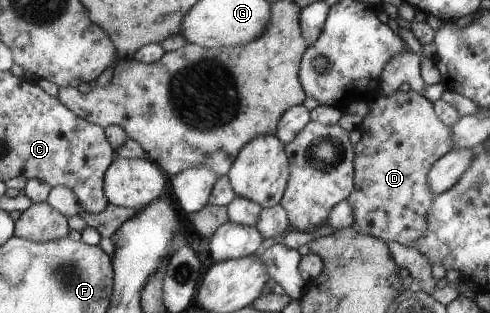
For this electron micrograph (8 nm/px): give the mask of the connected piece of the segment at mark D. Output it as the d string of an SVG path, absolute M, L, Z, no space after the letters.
M410 89L409 92L396 90L390 96L378 96L369 102L370 112L362 119L358 130L361 138L357 143L357 186L348 198L352 206L355 222L366 230L368 235L378 237L385 242L407 244L423 239L426 234L426 216L436 194L430 192L426 176L432 165L454 148L452 128L444 124L437 116L433 102Z

